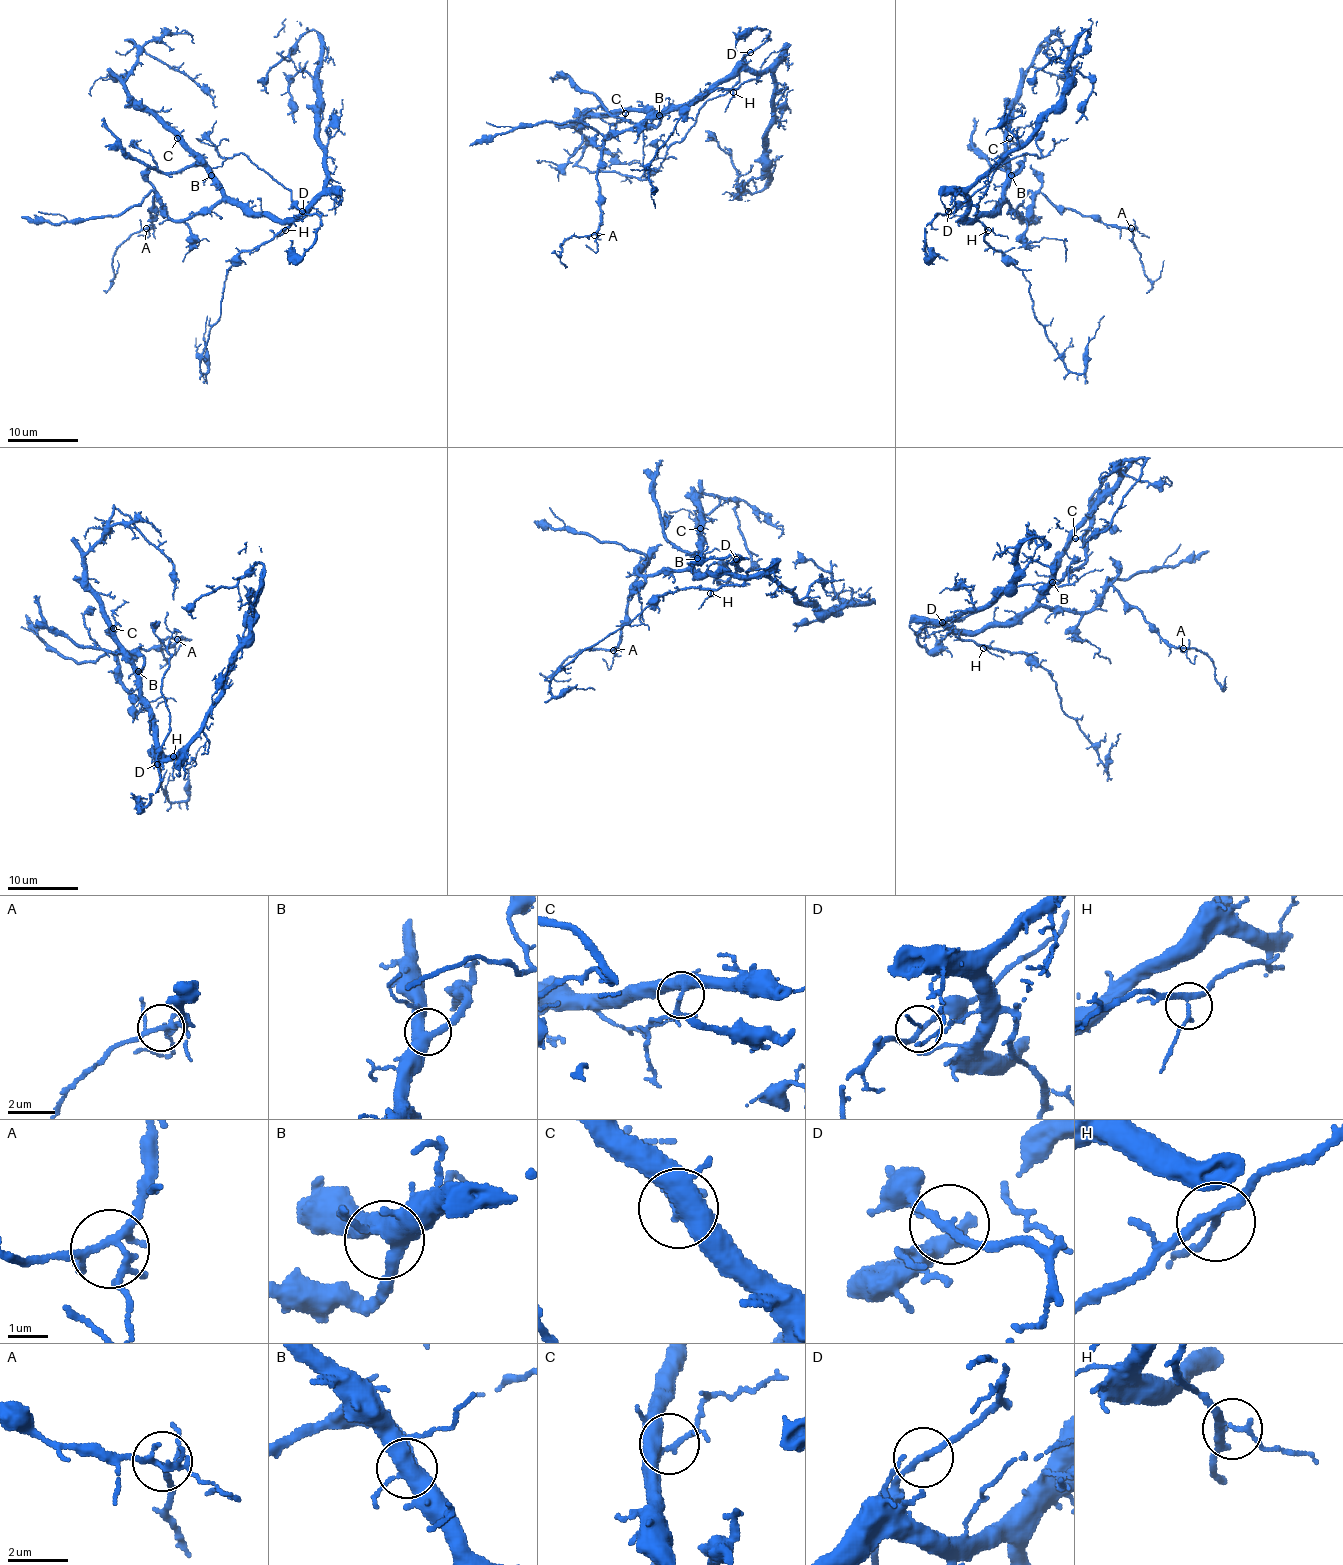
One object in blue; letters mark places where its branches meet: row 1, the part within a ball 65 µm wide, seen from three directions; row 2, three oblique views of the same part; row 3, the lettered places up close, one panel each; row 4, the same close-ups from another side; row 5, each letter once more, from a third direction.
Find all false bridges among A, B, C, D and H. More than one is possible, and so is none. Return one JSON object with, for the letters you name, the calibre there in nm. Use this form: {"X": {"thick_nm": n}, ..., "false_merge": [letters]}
{"false_merge": []}

